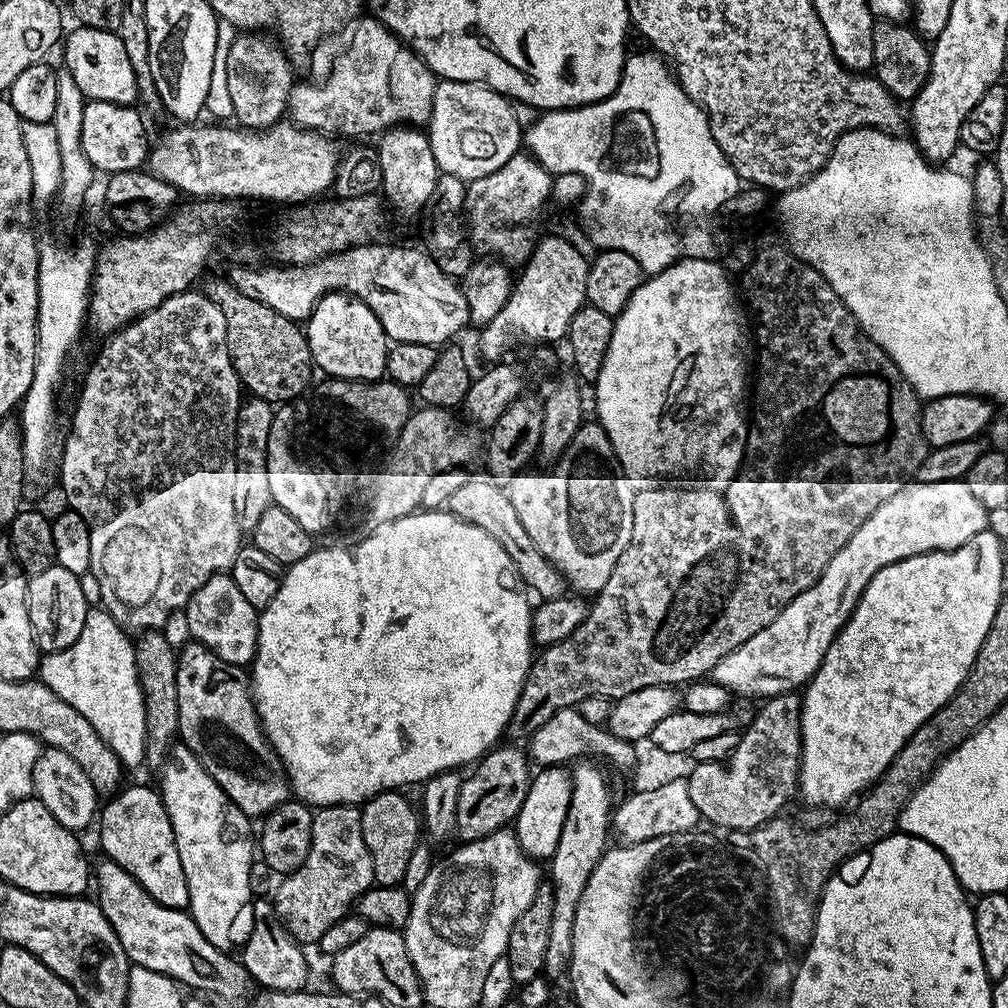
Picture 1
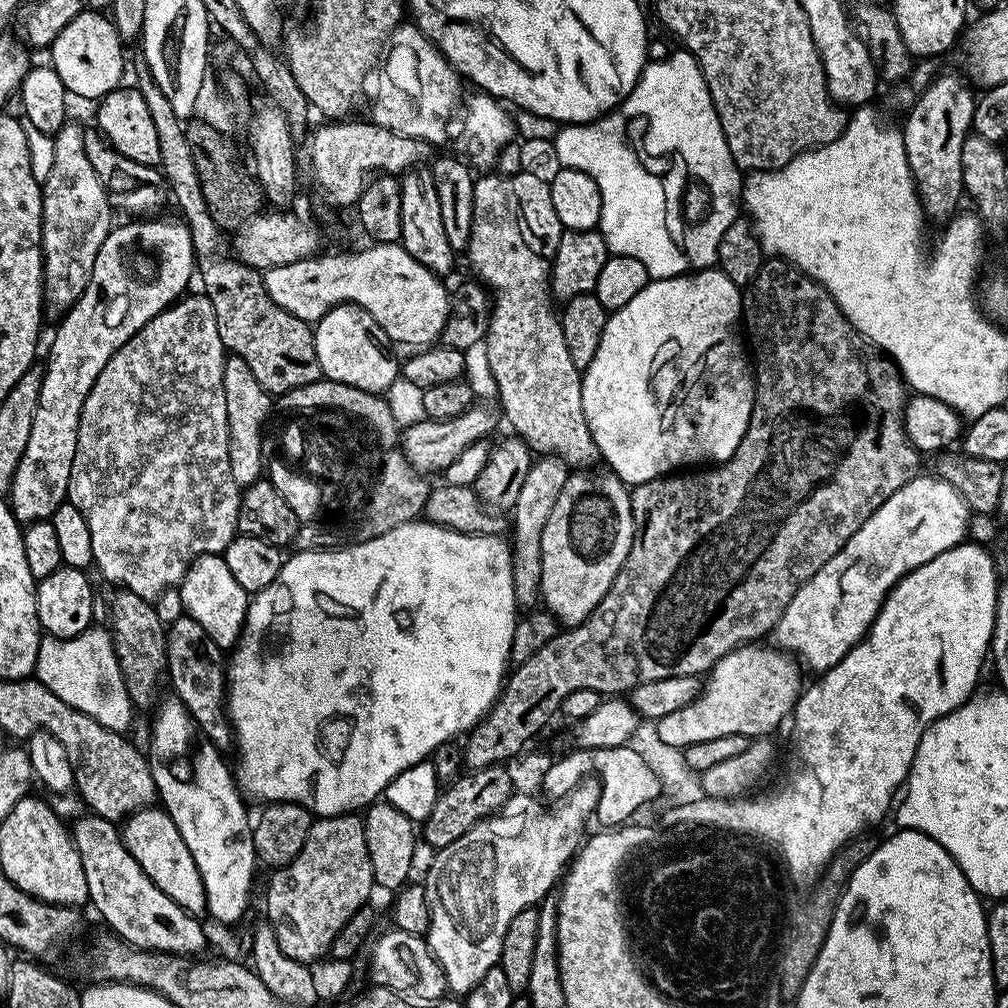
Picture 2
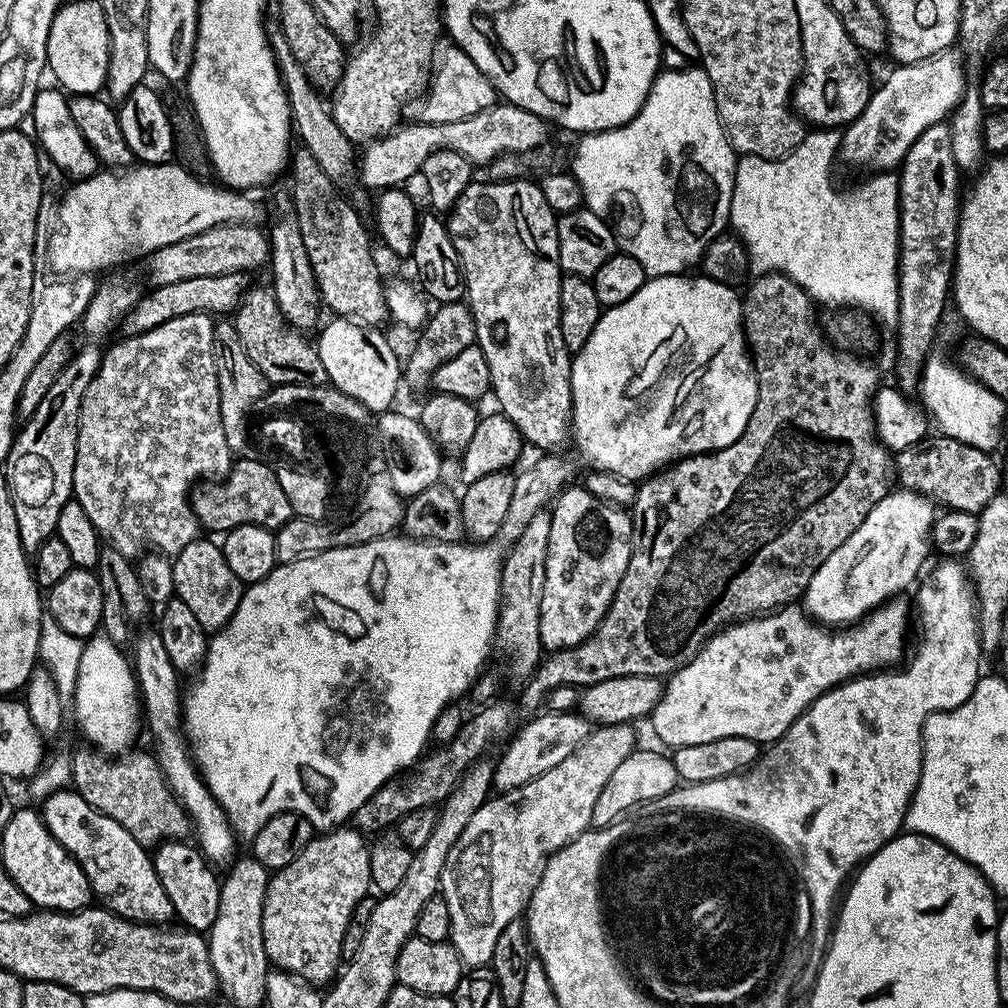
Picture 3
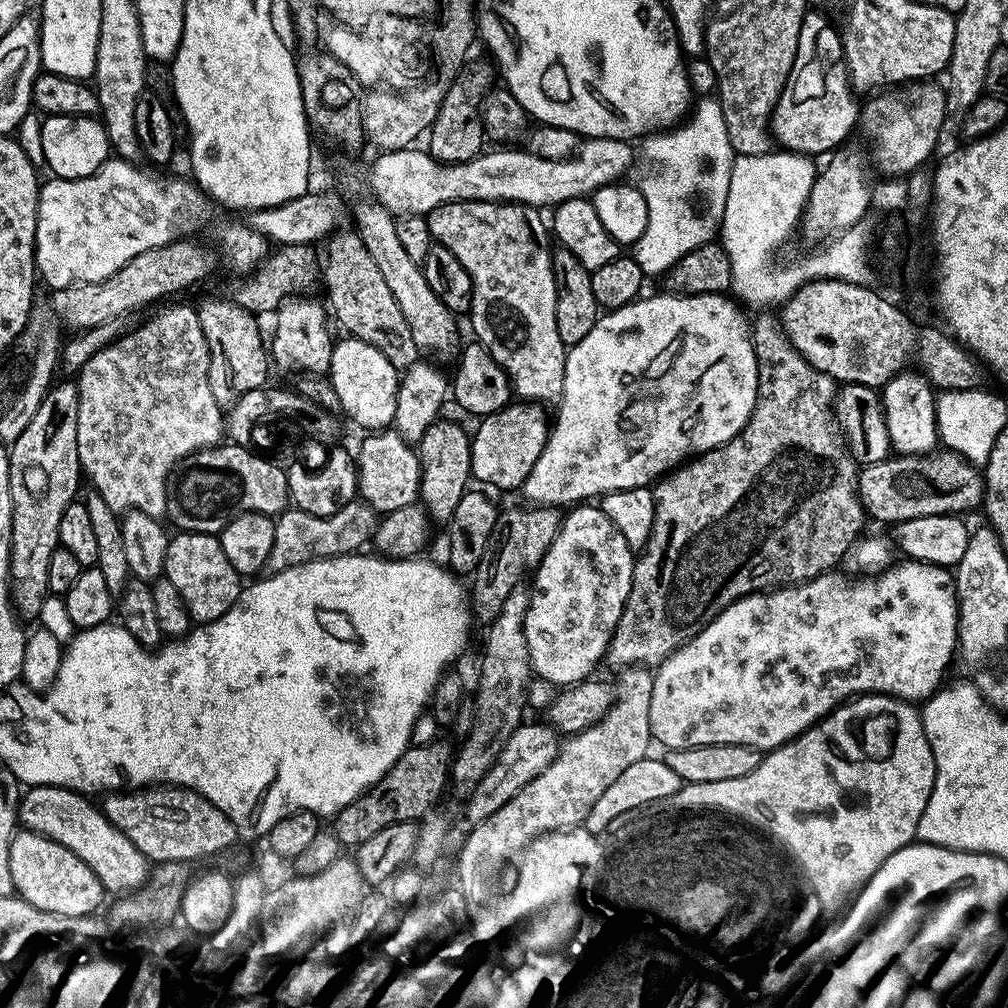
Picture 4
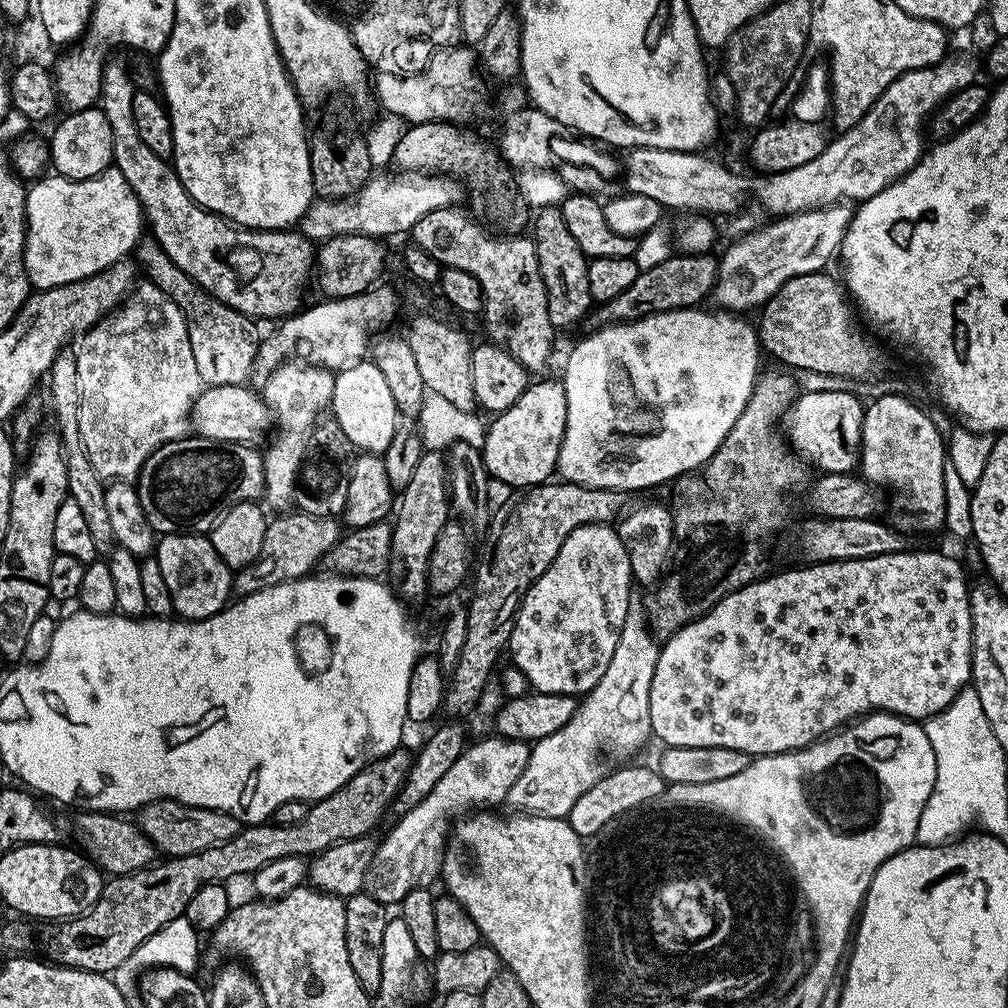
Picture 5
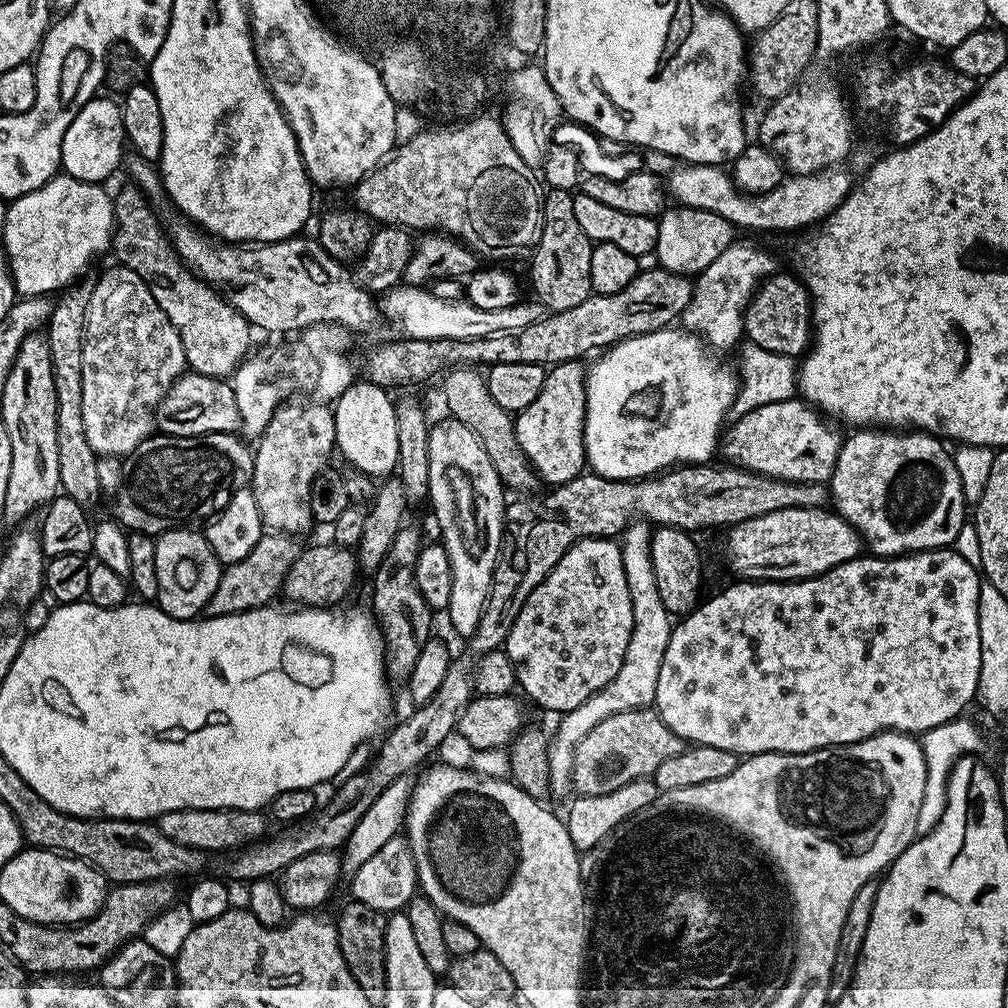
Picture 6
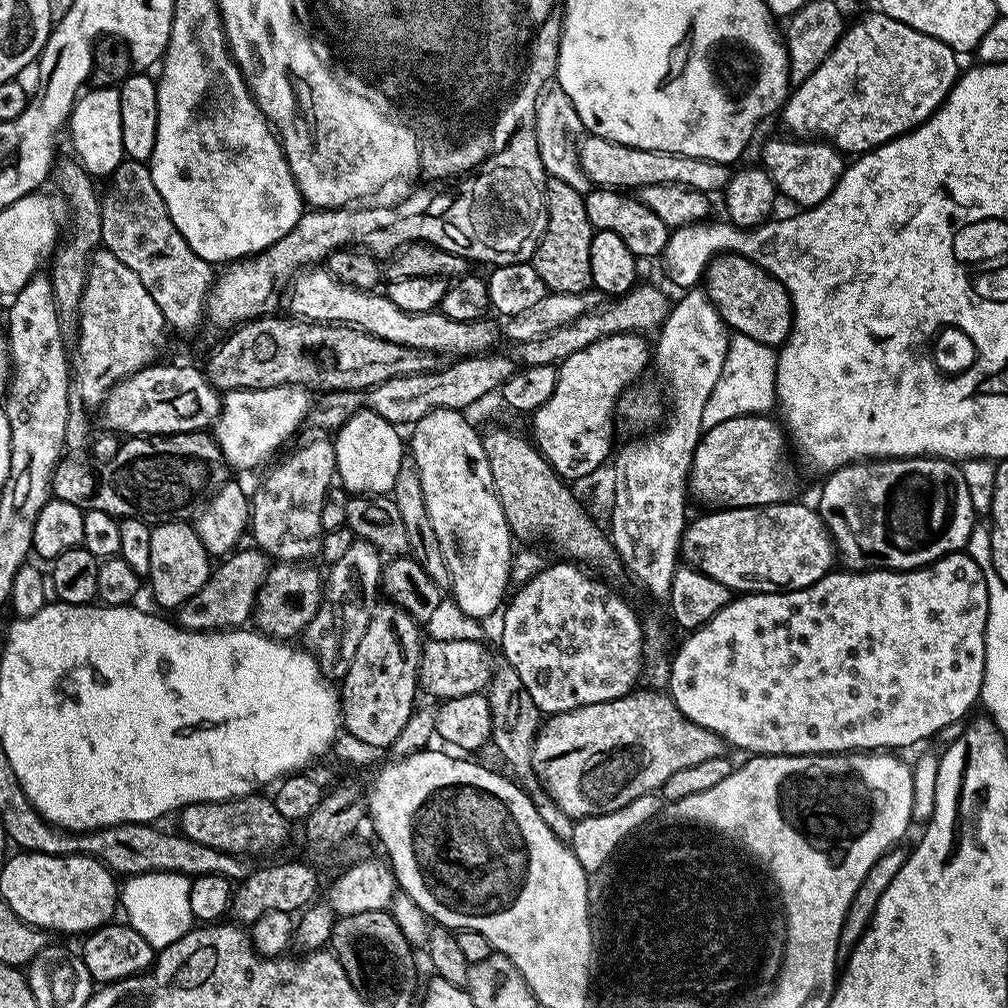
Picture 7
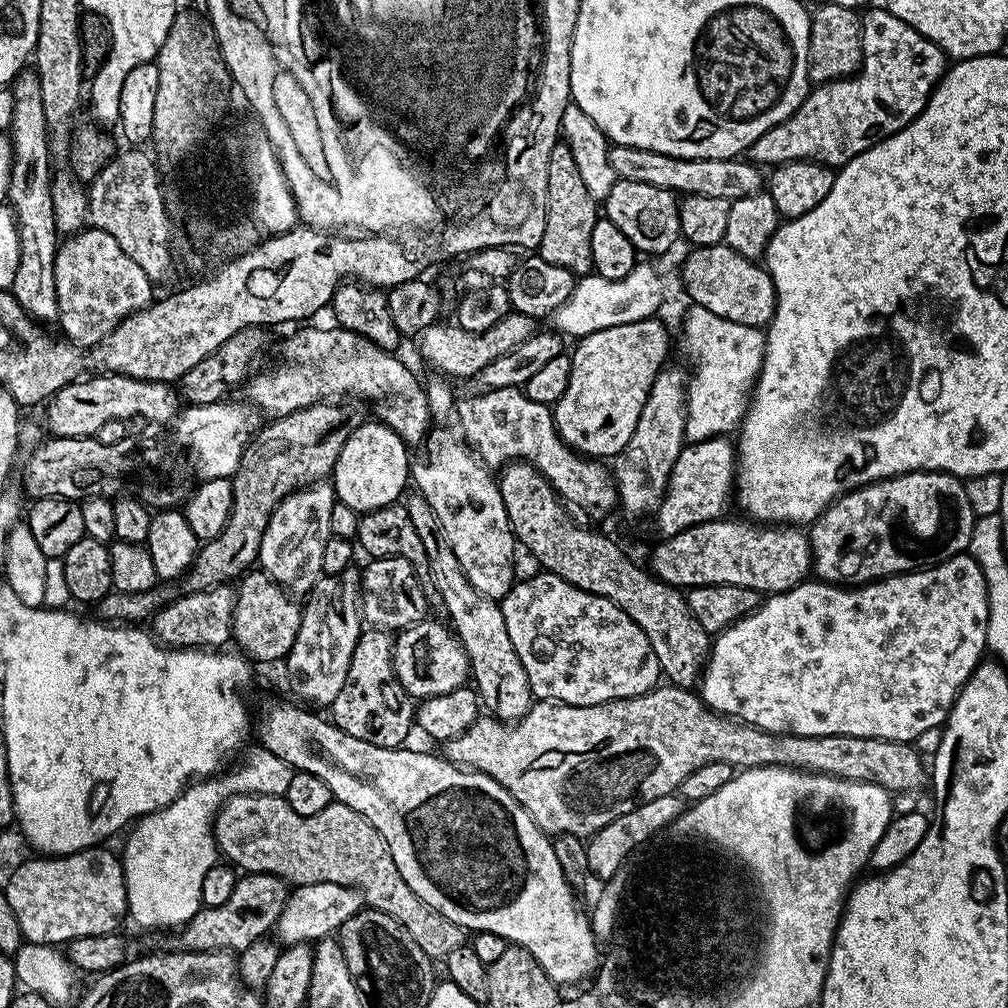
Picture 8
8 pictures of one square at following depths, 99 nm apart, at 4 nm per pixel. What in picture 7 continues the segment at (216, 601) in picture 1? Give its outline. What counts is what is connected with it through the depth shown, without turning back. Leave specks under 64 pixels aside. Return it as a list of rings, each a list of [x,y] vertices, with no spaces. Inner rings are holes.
[[[165,520],[157,523],[150,534],[150,570],[146,584],[152,587],[152,596],[164,608],[179,609],[202,586],[206,586],[208,575],[214,567],[208,551],[202,546],[195,527],[187,521]]]

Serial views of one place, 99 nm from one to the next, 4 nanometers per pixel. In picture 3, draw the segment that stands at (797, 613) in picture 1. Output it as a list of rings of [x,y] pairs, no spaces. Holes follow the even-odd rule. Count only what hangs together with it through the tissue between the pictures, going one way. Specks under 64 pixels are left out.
[[[901,488],[889,491],[850,538],[818,566],[804,590],[804,611],[825,626],[851,626],[887,600],[899,597],[903,588],[911,589],[912,579],[921,575],[920,567],[930,553],[934,510],[933,501],[926,496]]]

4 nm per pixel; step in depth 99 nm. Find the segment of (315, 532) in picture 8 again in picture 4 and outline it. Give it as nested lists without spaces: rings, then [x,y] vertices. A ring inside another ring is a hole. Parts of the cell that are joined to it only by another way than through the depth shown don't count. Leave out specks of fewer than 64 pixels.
[[[288,297],[275,313],[274,336],[272,340],[270,338],[270,358],[275,369],[319,375],[327,375],[331,371],[335,343],[327,328],[328,312],[322,302],[321,305],[310,297]]]

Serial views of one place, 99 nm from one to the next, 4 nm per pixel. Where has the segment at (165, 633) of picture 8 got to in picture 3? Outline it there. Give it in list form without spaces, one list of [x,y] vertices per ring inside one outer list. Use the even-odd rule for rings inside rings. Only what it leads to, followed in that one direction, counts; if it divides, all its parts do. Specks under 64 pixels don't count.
[[[372,484],[368,488],[368,496],[364,496],[364,504],[360,507],[360,516],[348,528],[330,530],[323,520],[307,520],[298,515],[293,515],[281,528],[275,529],[276,559],[279,563],[289,564],[307,556],[317,556],[331,548],[345,548],[358,546],[366,542],[380,540],[384,536],[391,536],[403,525],[405,501],[392,489],[392,484]]]

